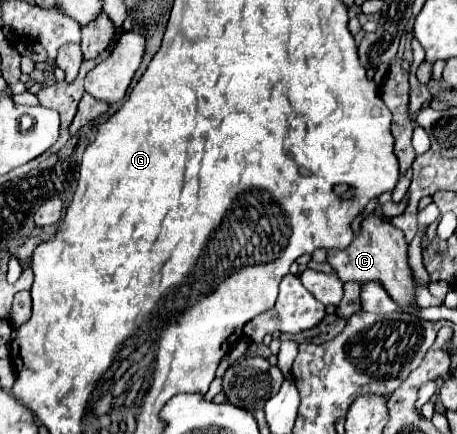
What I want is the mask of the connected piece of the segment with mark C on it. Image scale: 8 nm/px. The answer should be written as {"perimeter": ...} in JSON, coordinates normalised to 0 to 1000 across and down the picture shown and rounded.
{"perimeter":[[[818,493],[801,498],[788,539],[770,553],[761,571],[718,581],[718,608],[735,622],[748,650],[783,650],[783,654],[832,650],[875,710],[915,710],[906,682],[910,673],[906,631],[893,608],[893,558],[884,553],[880,530],[862,525],[845,502],[823,502]]]}

